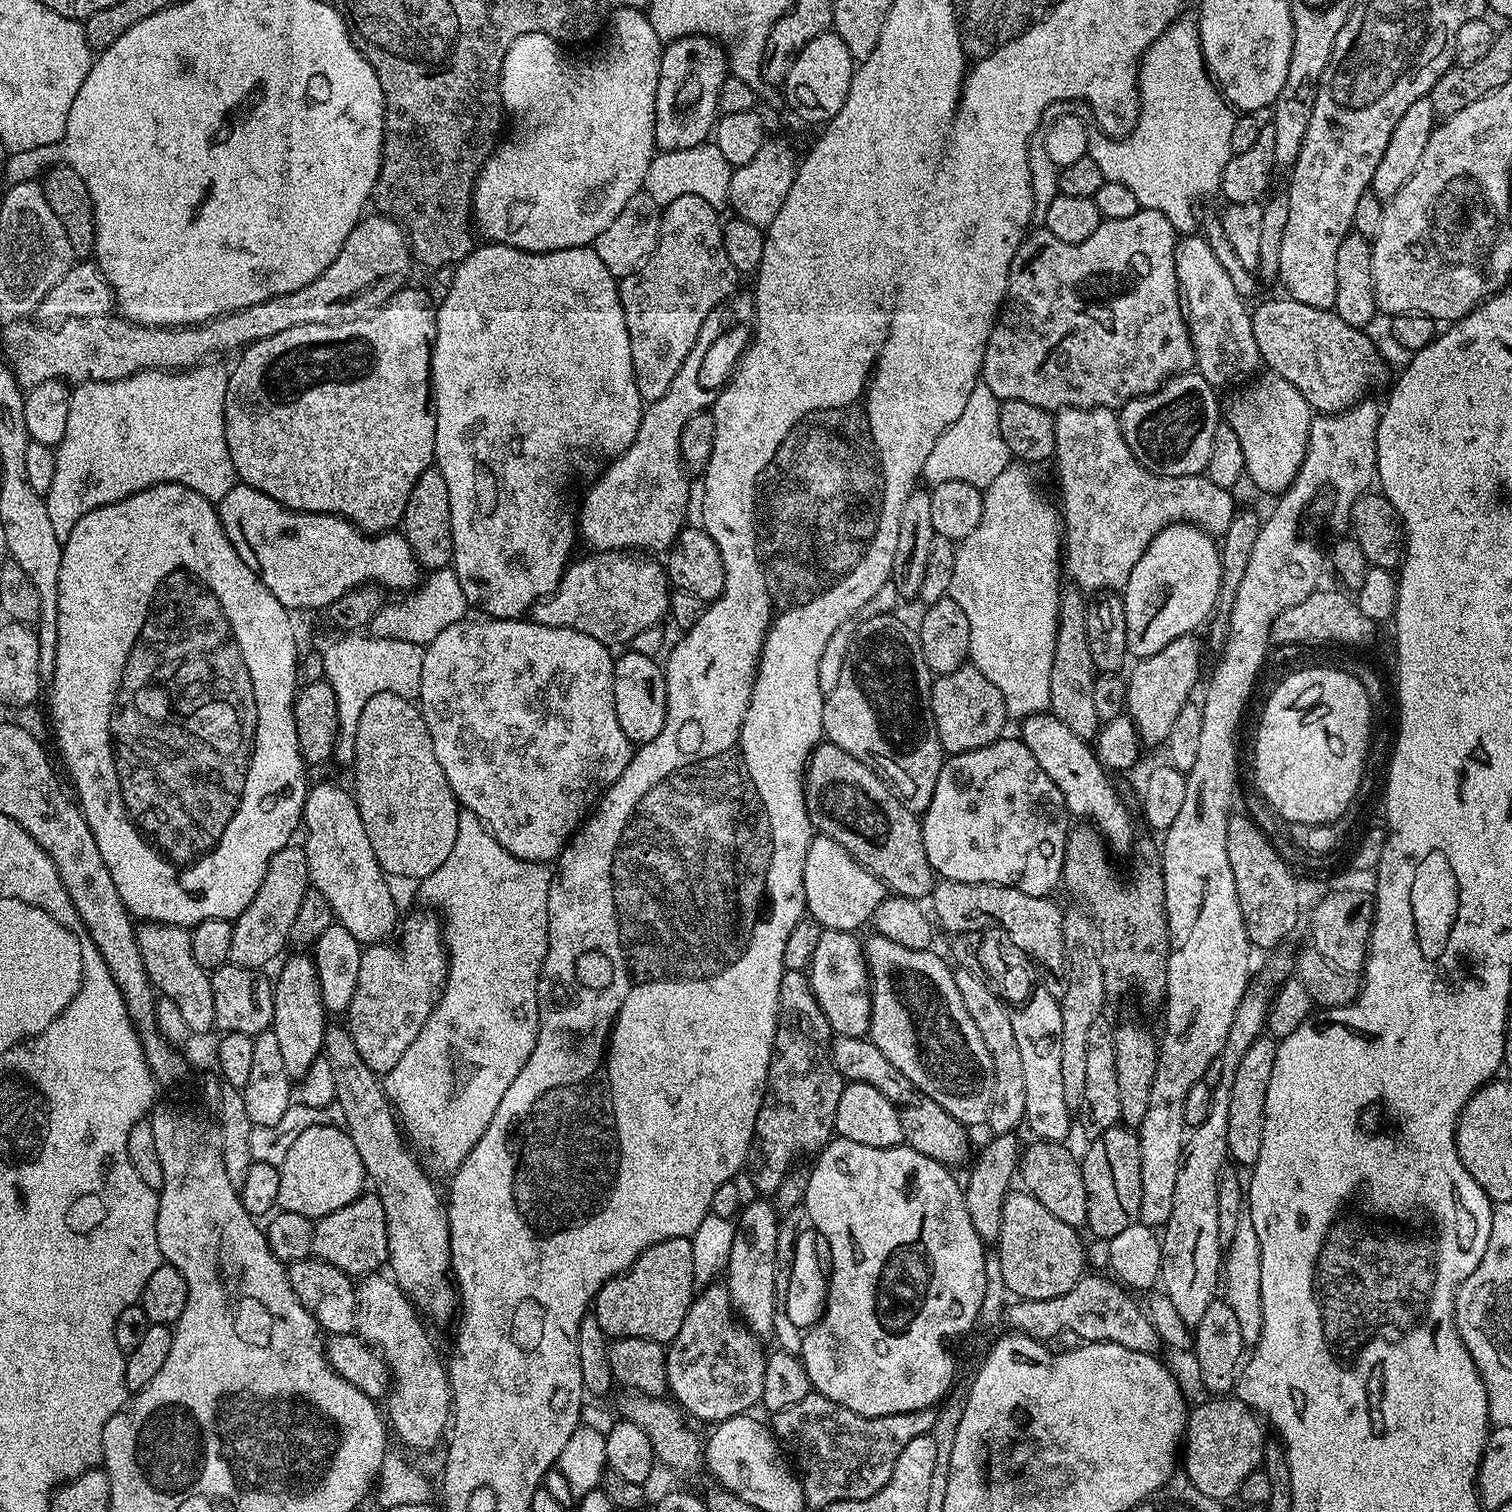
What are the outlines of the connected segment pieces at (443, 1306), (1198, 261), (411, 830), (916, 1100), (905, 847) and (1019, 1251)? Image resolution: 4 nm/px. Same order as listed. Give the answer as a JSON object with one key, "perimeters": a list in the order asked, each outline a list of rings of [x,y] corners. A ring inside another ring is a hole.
{"perimeters":[[[[329,1023],[324,1030],[324,1052],[334,1070],[335,1101],[340,1103],[345,1114],[344,1128],[354,1142],[358,1154],[364,1163],[367,1179],[374,1187],[374,1194],[382,1202],[386,1214],[386,1232],[388,1234],[388,1263],[391,1279],[402,1289],[404,1295],[429,1321],[448,1320],[457,1315],[458,1292],[450,1275],[452,1254],[450,1252],[450,1230],[448,1229],[448,1209],[442,1203],[442,1196],[436,1193],[429,1173],[408,1153],[409,1145],[402,1135],[402,1129],[396,1119],[396,1113],[388,1102],[381,1077],[370,1070],[368,1062],[358,1054],[347,1027]]],[[[1188,234],[1176,245],[1176,281],[1180,284],[1180,299],[1184,310],[1184,320],[1188,323],[1188,333],[1192,339],[1192,349],[1196,355],[1195,371],[1213,384],[1232,384],[1243,376],[1248,376],[1261,363],[1258,342],[1254,342],[1252,314],[1246,300],[1238,296],[1214,251],[1203,235]]],[[[393,690],[374,694],[374,698],[370,698],[370,702],[366,702],[366,706],[362,710],[362,718],[358,718],[354,771],[356,771],[354,795],[358,806],[358,814],[362,814],[362,826],[366,826],[370,846],[374,846],[374,858],[378,858],[381,870],[389,877],[405,876],[406,879],[413,880],[413,882],[425,880],[430,874],[434,874],[434,870],[438,870],[438,866],[442,866],[442,862],[446,862],[450,850],[454,850],[454,838],[458,838],[458,818],[462,809],[456,800],[454,790],[450,790],[450,782],[446,782],[446,774],[442,770],[442,766],[438,766],[438,758],[434,758],[434,742],[430,738],[430,730],[426,730],[424,715],[409,697]]],[[[836,1036],[830,1045],[830,1055],[838,1074],[845,1081],[869,1084],[874,1086],[874,1090],[878,1090],[878,1094],[890,1098],[890,1102],[898,1110],[903,1143],[907,1147],[918,1150],[918,1154],[926,1154],[926,1158],[934,1158],[945,1166],[960,1164],[967,1158],[969,1129],[959,1124],[949,1112],[942,1110],[942,1106],[938,1106],[934,1098],[916,1089],[910,1078],[906,1078],[902,1070],[895,1068],[871,1040],[863,1036]]],[[[817,744],[804,769],[804,805],[813,829],[819,835],[834,838],[834,842],[842,845],[862,867],[873,872],[884,883],[885,889],[898,896],[909,896],[912,900],[923,901],[931,897],[938,877],[926,858],[926,846],[922,842],[921,821],[917,813],[902,806],[902,802],[898,802],[896,795],[883,784],[878,774],[858,762],[858,758],[854,758],[837,744]]],[[[1027,1190],[1009,1191],[1002,1206],[1002,1230],[998,1247],[1000,1247],[1000,1276],[1004,1284],[1013,1292],[1013,1297],[1021,1300],[1045,1300],[1058,1298],[1066,1294],[1066,1290],[1074,1290],[1080,1277],[1085,1275],[1084,1244],[1080,1241],[1081,1233],[1077,1229],[1066,1226],[1062,1218],[1054,1218],[1038,1198],[1034,1198]]]]}

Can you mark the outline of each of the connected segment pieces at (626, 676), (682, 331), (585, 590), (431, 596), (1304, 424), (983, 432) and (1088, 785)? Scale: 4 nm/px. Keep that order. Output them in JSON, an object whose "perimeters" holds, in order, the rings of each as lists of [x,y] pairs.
{"perimeters":[[[[624,650],[614,660],[614,706],[618,726],[633,745],[639,746],[658,738],[658,730],[666,722],[666,682],[664,670],[651,656]]],[[[686,194],[663,205],[660,237],[652,256],[636,272],[619,281],[620,305],[630,338],[634,382],[645,405],[658,402],[682,370],[686,354],[702,330],[702,322],[737,295],[738,273],[726,254],[722,216],[710,202]]],[[[628,550],[588,555],[592,556],[578,561],[577,564],[576,561],[569,563],[551,596],[533,603],[530,616],[535,623],[555,628],[573,628],[582,634],[590,634],[590,638],[609,646],[628,646],[635,636],[642,634],[642,630],[657,627],[661,623],[660,619],[668,616],[670,581],[665,565],[656,561],[659,559],[648,554],[633,554]]],[[[452,566],[431,569],[418,587],[405,596],[408,597],[397,604],[382,604],[366,627],[371,635],[427,646],[431,640],[438,638],[438,634],[442,634],[442,630],[446,630],[446,626],[454,626],[465,619],[467,612],[464,611],[470,608],[466,594],[462,594],[462,582],[458,582],[458,574]]],[[[1264,374],[1226,406],[1226,422],[1242,446],[1247,479],[1260,490],[1279,495],[1301,468],[1314,413],[1296,387],[1281,376]]],[[[976,383],[974,390],[970,390],[970,398],[966,398],[966,407],[962,409],[958,422],[946,429],[938,442],[934,442],[934,450],[930,450],[930,458],[926,458],[922,476],[925,481],[929,480],[929,485],[970,482],[970,486],[983,490],[1008,468],[1010,453],[998,426],[1001,403],[990,386]]],[[[1039,712],[1033,716],[1023,717],[1024,724],[1018,732],[1019,739],[1034,754],[1038,766],[1046,770],[1050,782],[1062,790],[1062,798],[1066,802],[1069,813],[1073,817],[1081,816],[1081,821],[1095,827],[1106,841],[1109,849],[1128,848],[1137,839],[1132,829],[1132,816],[1128,813],[1114,785],[1108,781],[1109,773],[1100,765],[1093,745],[1083,740],[1070,726],[1066,726],[1057,716],[1048,712]]]]}

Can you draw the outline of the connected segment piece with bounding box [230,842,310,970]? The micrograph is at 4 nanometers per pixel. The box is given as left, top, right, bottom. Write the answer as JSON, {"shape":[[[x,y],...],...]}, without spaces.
{"shape":[[[290,842],[266,866],[266,874],[262,878],[262,886],[258,886],[258,894],[242,910],[242,914],[232,921],[232,937],[230,938],[230,961],[243,968],[267,969],[267,964],[279,954],[283,948],[289,947],[290,926],[298,918],[298,910],[302,906],[302,898],[310,887],[308,878],[308,859],[299,843]]]}

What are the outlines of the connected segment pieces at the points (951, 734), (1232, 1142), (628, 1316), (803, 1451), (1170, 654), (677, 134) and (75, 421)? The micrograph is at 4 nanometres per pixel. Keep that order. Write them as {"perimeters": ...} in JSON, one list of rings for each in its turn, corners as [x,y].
{"perimeters":[[[[970,662],[950,674],[933,679],[930,706],[940,744],[948,754],[990,746],[1005,735],[1004,723],[1010,720],[1002,694],[998,694],[998,686],[994,686],[994,682],[990,682],[990,678]]],[[[1263,1034],[1246,1051],[1246,1056],[1235,1071],[1234,1086],[1230,1086],[1230,1118],[1226,1122],[1226,1142],[1228,1155],[1237,1165],[1255,1164],[1262,1150],[1262,1126],[1266,1110],[1266,1090],[1270,1086],[1270,1074],[1274,1074],[1274,1058],[1277,1041]]],[[[669,1236],[667,1240],[641,1252],[631,1268],[611,1276],[600,1287],[594,1301],[594,1314],[598,1318],[598,1326],[602,1326],[604,1335],[609,1338],[650,1338],[667,1346],[672,1343],[678,1330],[682,1330],[682,1322],[694,1299],[692,1290],[696,1287],[691,1239],[686,1236]]],[[[813,1390],[806,1398],[802,1398],[802,1402],[794,1402],[794,1406],[775,1413],[771,1417],[770,1427],[781,1445],[789,1453],[792,1451],[796,1455],[794,1464],[804,1491],[805,1505],[809,1509],[824,1510],[836,1500],[865,1500],[878,1494],[878,1490],[882,1490],[882,1486],[890,1482],[892,1471],[898,1462],[898,1454],[902,1454],[904,1447],[912,1439],[929,1435],[935,1421],[936,1412],[932,1410],[890,1414],[878,1418],[854,1414],[854,1410],[846,1410],[846,1406],[838,1406],[838,1402],[830,1402],[830,1398]]],[[[1192,634],[1174,638],[1164,649],[1158,650],[1153,656],[1141,659],[1132,673],[1127,673],[1128,702],[1126,712],[1134,722],[1136,733],[1140,735],[1140,739],[1145,745],[1163,745],[1170,734],[1170,726],[1174,726],[1174,718],[1178,718],[1178,710],[1182,710],[1182,706],[1189,703],[1191,696],[1188,695],[1195,690],[1196,679],[1200,676],[1200,644],[1195,638],[1196,636]]],[[[683,36],[661,51],[656,95],[656,146],[660,152],[693,148],[713,135],[718,120],[718,90],[729,74],[723,47],[706,36]]],[[[205,362],[198,368],[187,370],[157,370],[154,372],[136,372],[124,380],[90,380],[80,382],[71,389],[70,414],[66,418],[66,434],[62,442],[56,445],[56,465],[54,466],[54,482],[47,494],[48,513],[50,523],[54,526],[54,534],[58,534],[61,542],[68,539],[70,530],[78,526],[78,518],[90,514],[90,510],[101,508],[107,504],[117,504],[135,492],[141,492],[147,488],[153,488],[156,484],[181,484],[198,494],[202,498],[218,502],[226,498],[226,494],[238,482],[234,462],[230,462],[230,450],[226,446],[226,426],[224,425],[224,399],[226,398],[226,386],[228,385],[229,369],[223,368],[220,362]]]]}

